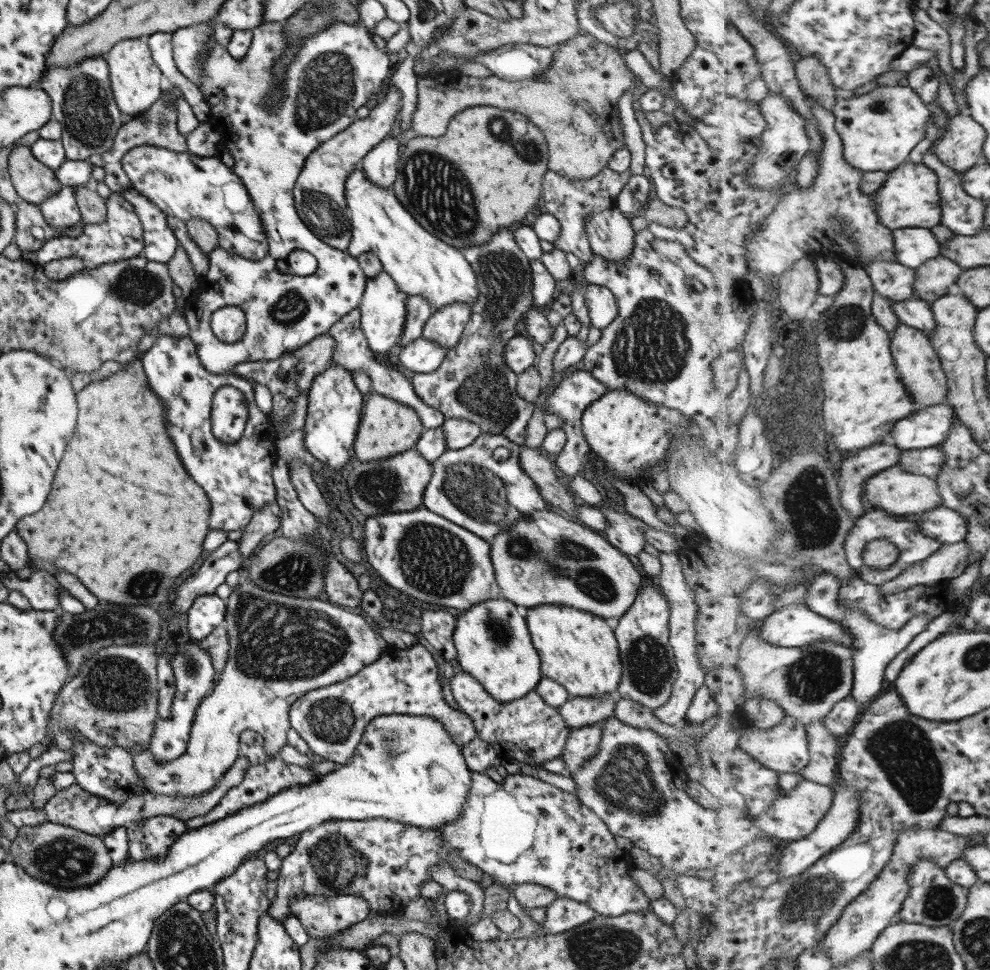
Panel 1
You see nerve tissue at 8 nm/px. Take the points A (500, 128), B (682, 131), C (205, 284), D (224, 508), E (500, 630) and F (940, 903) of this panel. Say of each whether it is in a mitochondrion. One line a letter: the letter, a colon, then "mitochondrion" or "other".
A: mitochondrion
B: other
C: other
D: other
E: mitochondrion
F: mitochondrion

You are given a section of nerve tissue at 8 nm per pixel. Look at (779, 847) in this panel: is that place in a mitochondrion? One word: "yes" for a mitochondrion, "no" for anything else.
no

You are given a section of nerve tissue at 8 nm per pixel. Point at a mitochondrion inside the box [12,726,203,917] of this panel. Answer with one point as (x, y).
(63, 859)

